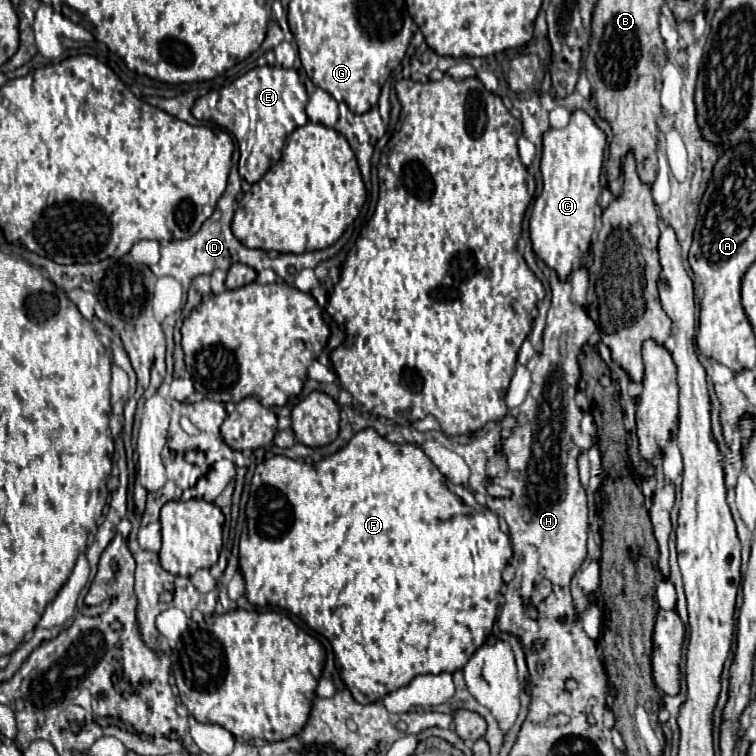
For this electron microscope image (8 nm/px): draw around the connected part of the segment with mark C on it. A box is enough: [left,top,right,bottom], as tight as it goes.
[529,110,605,280]

